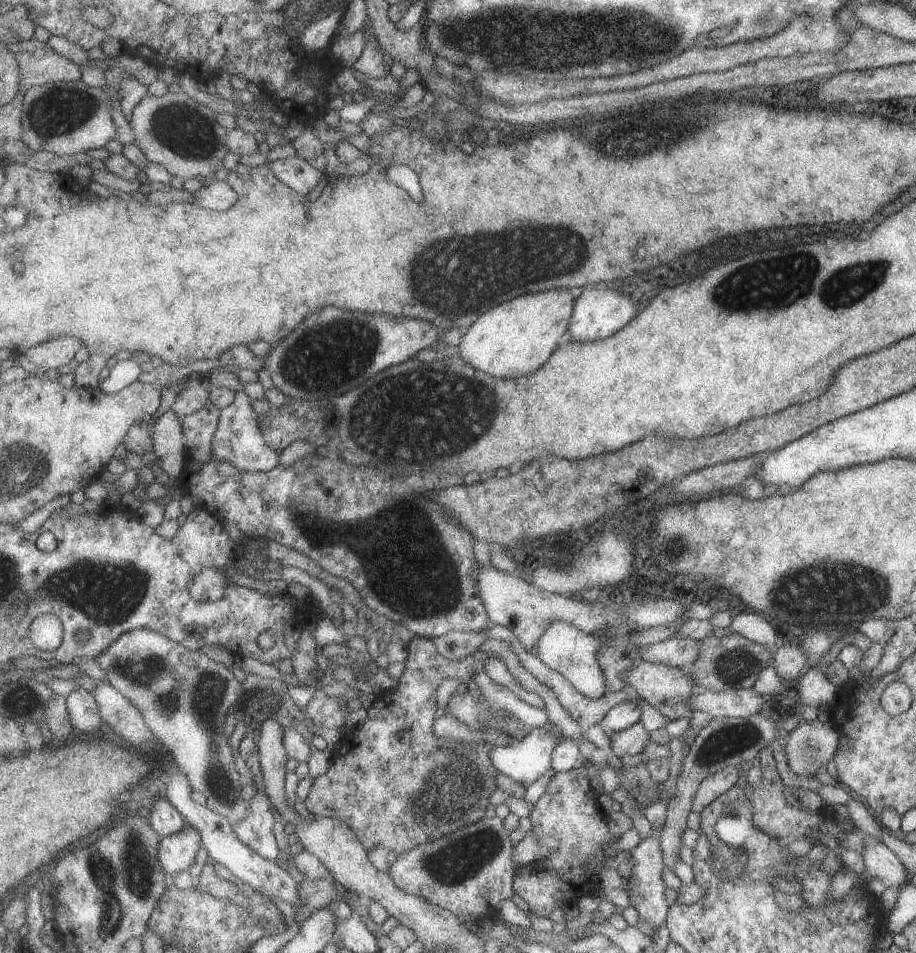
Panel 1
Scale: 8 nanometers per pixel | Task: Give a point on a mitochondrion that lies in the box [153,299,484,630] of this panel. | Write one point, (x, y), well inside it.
(428, 582)

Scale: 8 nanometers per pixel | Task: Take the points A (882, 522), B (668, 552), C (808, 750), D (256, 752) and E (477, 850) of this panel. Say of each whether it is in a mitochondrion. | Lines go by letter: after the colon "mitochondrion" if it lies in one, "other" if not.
A: other
B: mitochondrion
C: mitochondrion
D: other
E: mitochondrion

